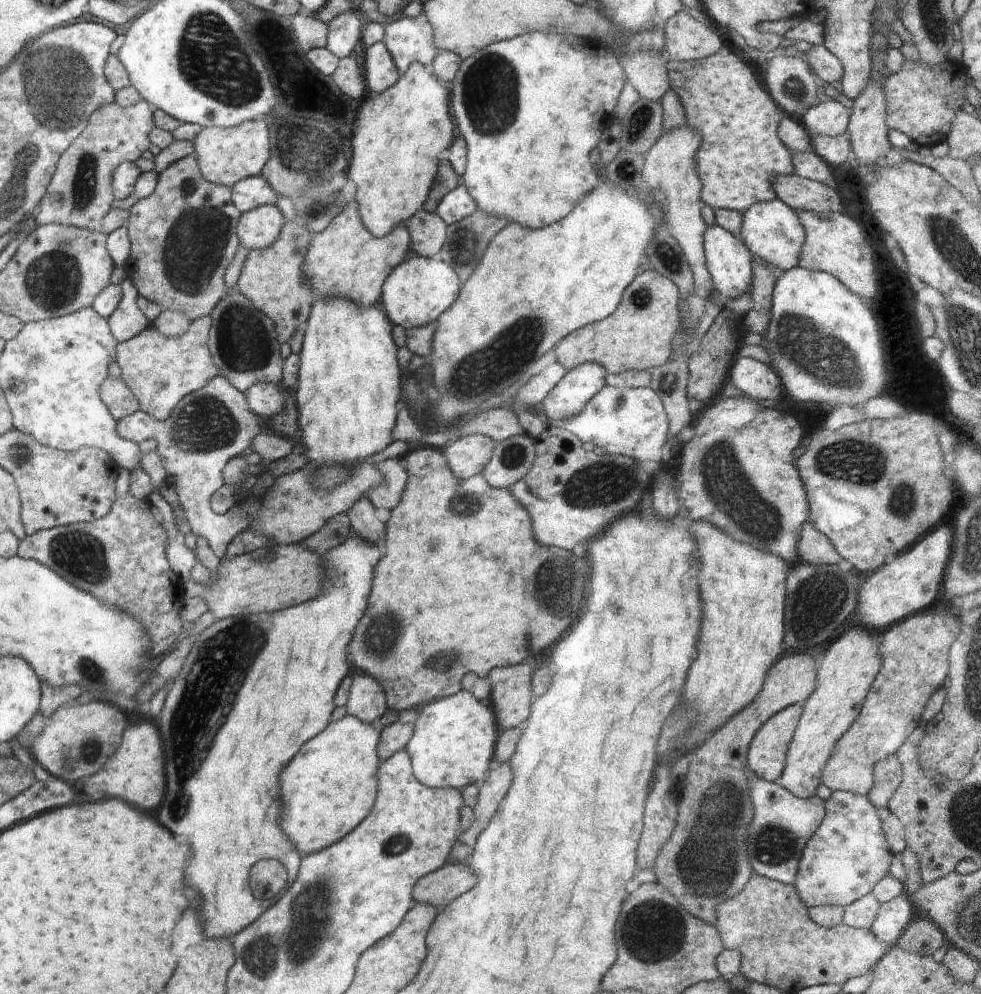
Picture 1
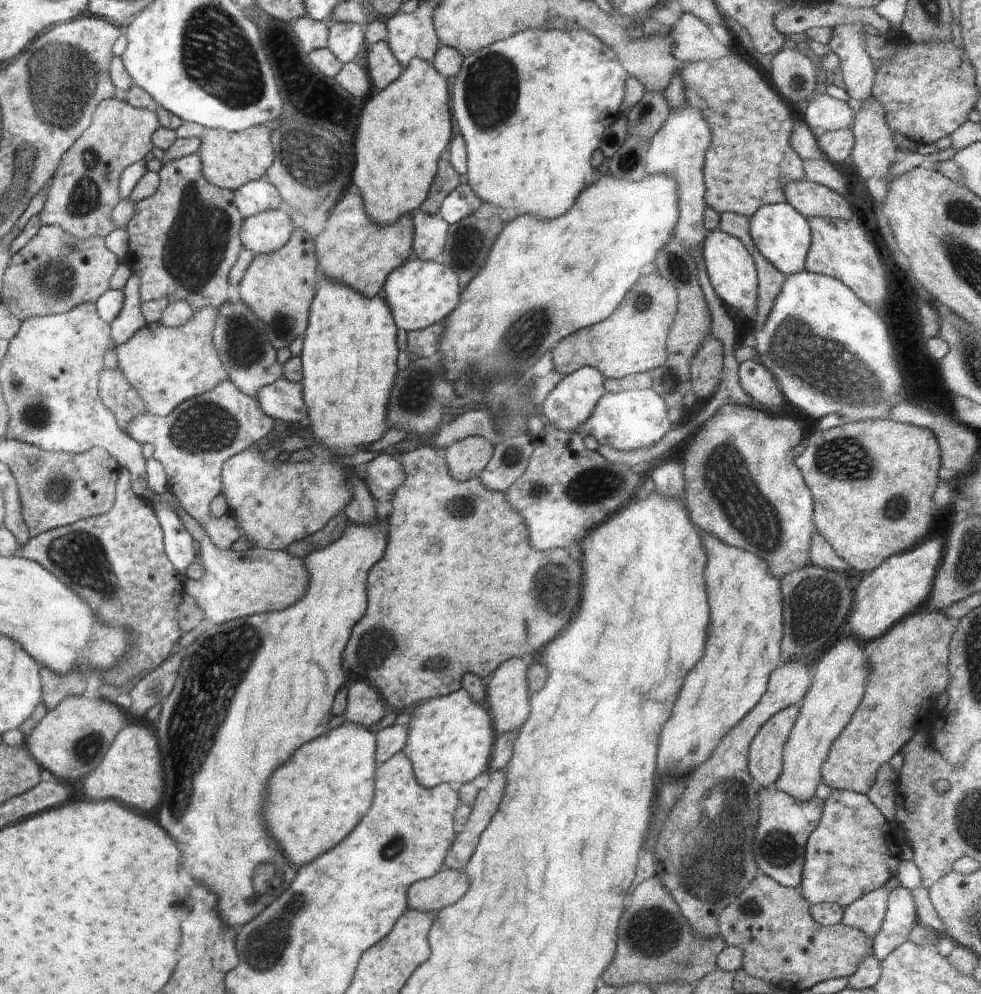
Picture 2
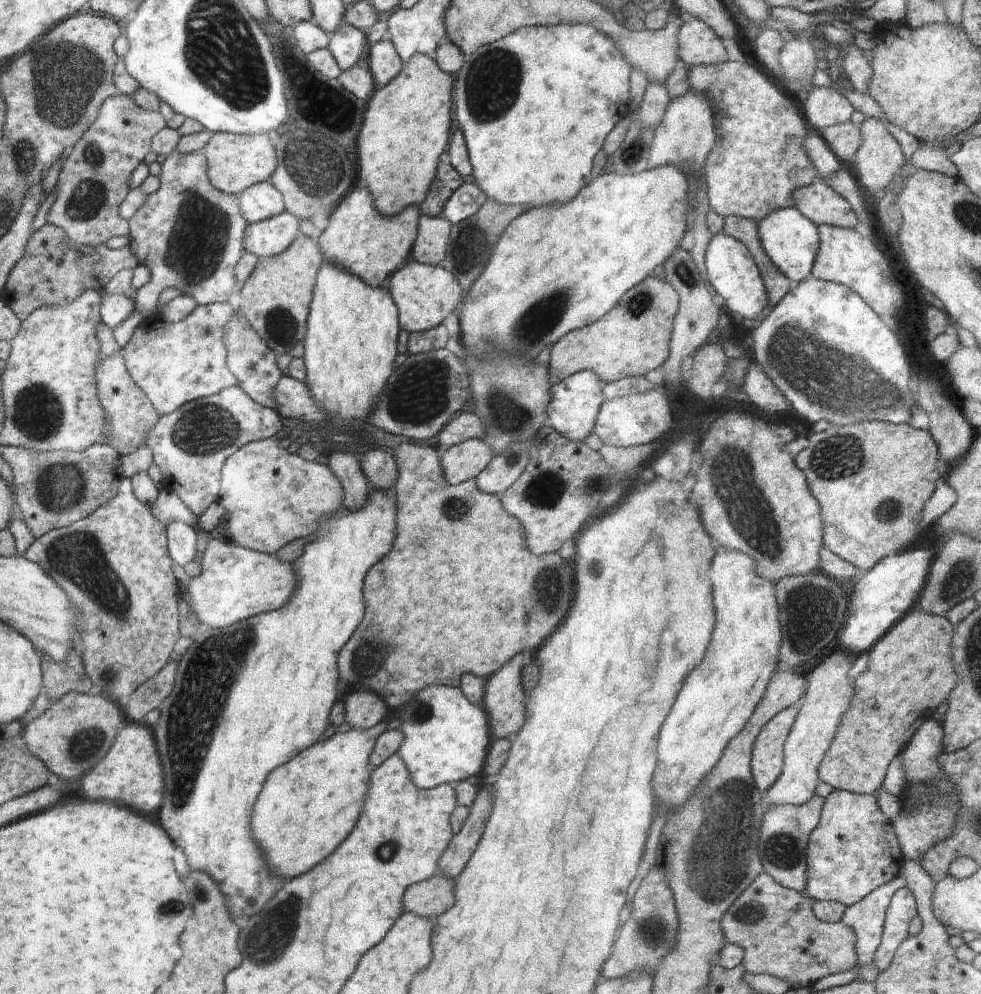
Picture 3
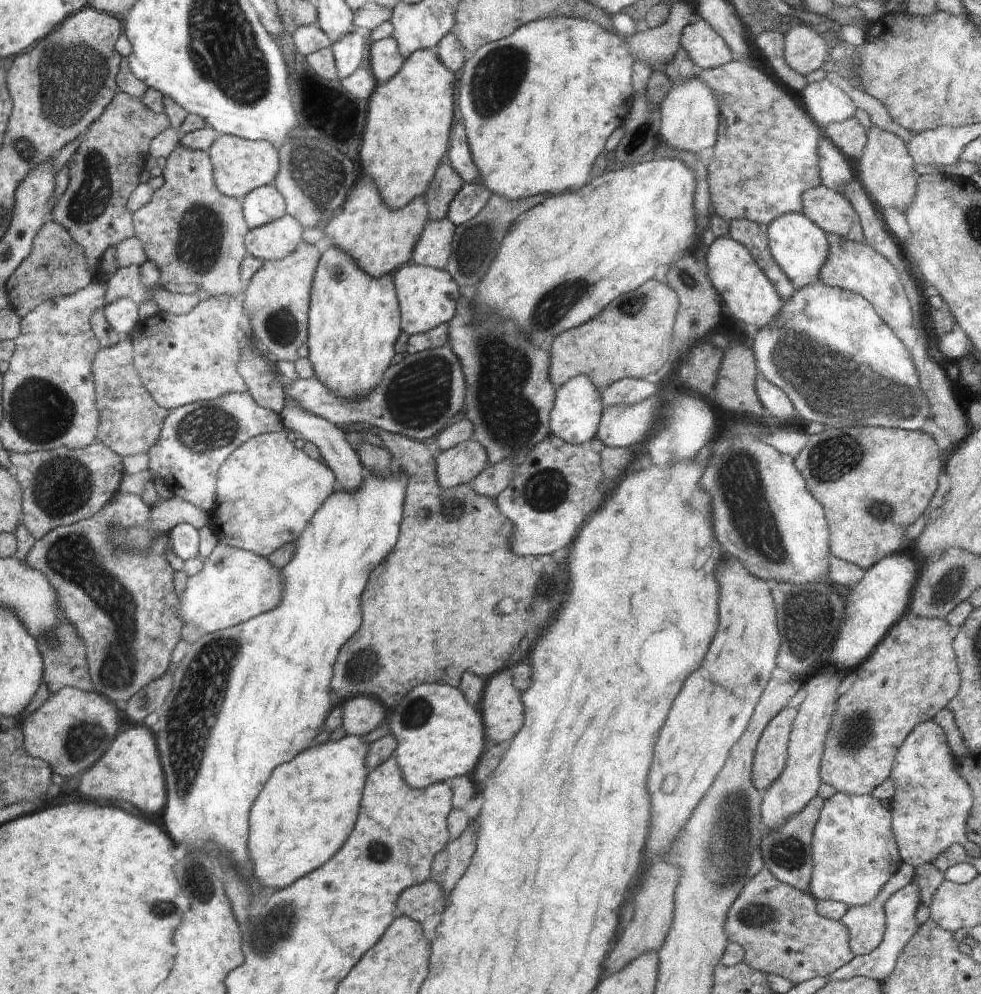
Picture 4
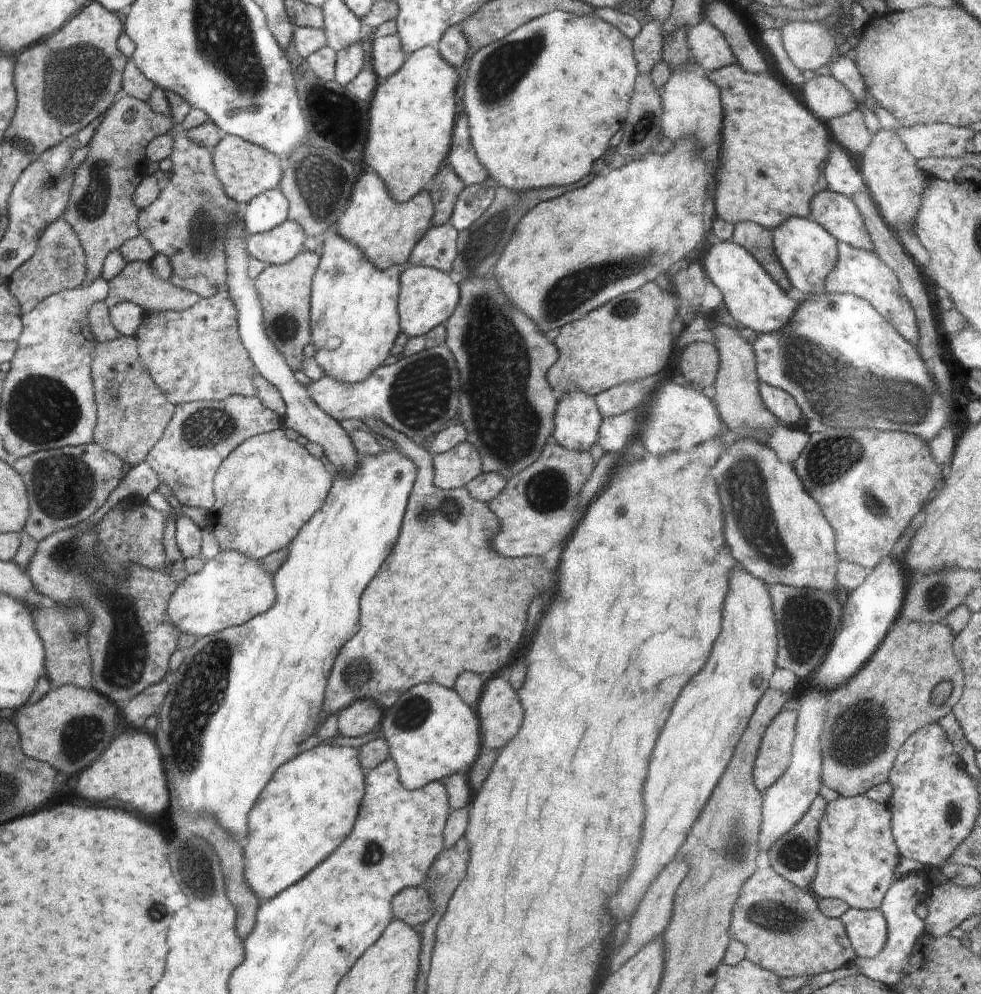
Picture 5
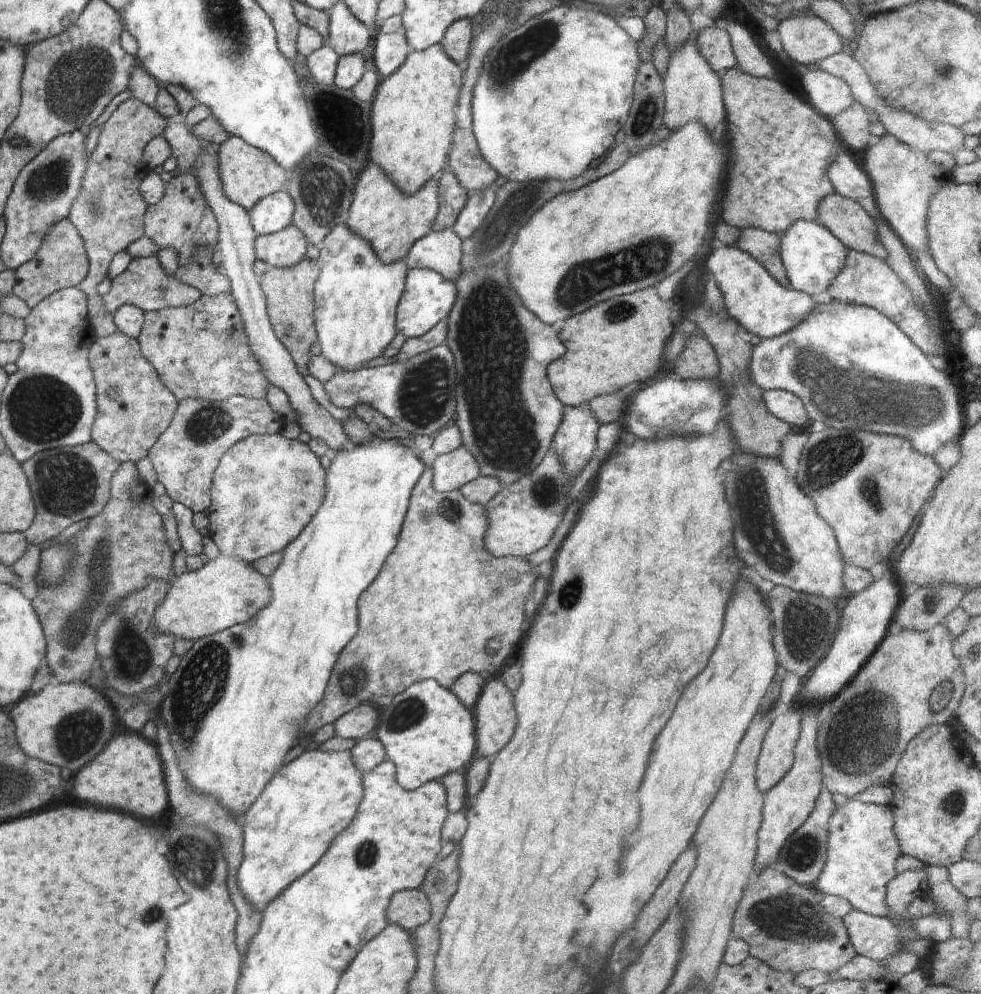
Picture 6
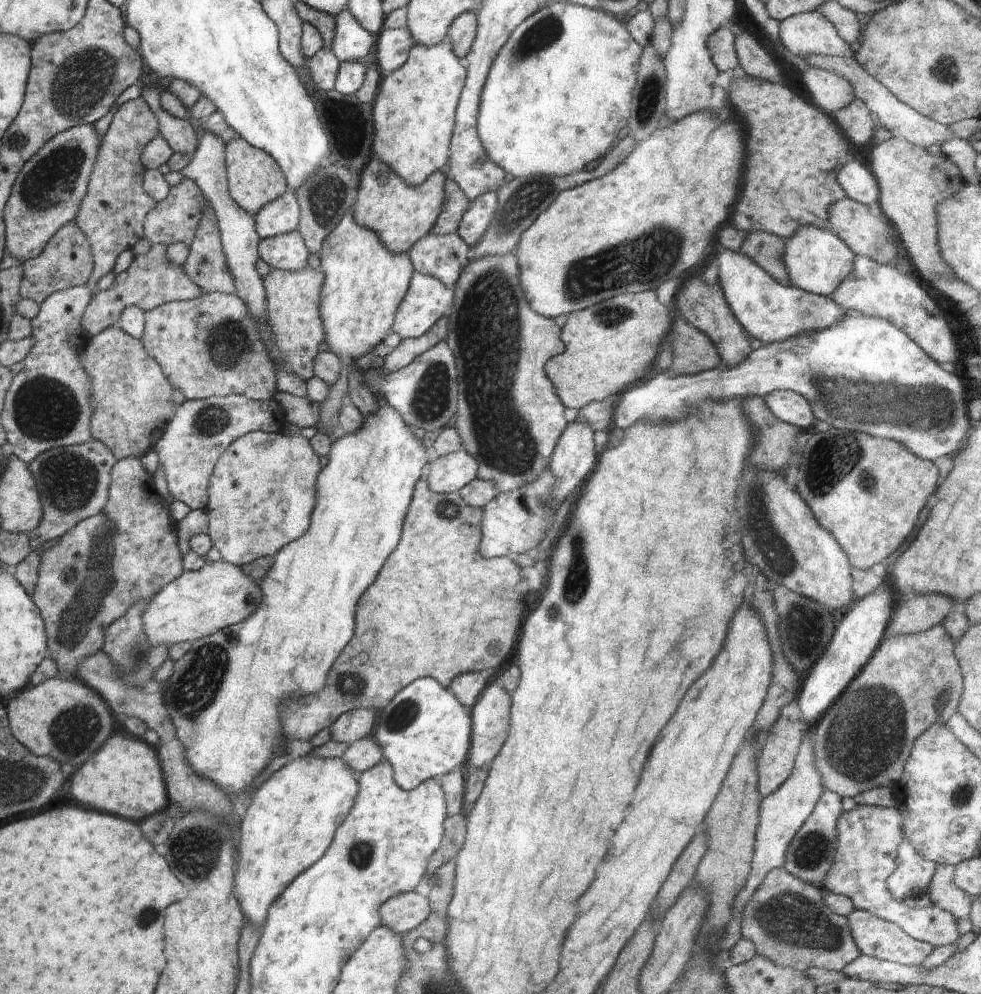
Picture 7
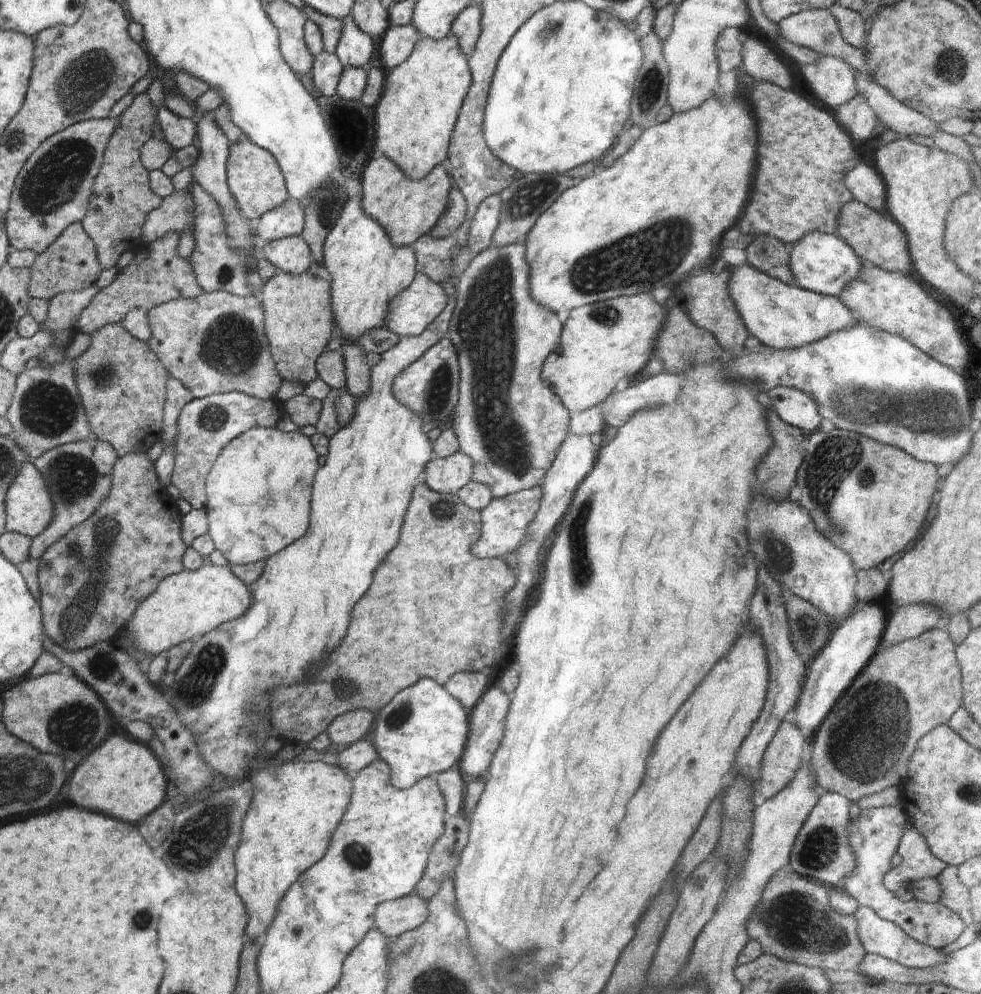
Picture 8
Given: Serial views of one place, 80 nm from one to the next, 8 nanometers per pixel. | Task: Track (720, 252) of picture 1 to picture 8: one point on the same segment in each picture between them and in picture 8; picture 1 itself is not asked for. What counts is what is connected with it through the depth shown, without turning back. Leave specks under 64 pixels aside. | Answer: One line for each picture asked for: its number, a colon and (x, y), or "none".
2: (731, 270)
3: (731, 269)
4: (746, 294)
5: (750, 296)
6: (752, 297)
7: (770, 311)
8: (781, 316)

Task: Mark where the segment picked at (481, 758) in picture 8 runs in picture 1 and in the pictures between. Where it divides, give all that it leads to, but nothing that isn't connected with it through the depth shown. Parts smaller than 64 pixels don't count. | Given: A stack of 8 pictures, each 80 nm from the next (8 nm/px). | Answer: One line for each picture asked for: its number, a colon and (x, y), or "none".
1: (512, 695)
2: (508, 696)
3: (505, 699)
4: (503, 709)
5: (499, 706)
6: (496, 718)
7: (491, 712)

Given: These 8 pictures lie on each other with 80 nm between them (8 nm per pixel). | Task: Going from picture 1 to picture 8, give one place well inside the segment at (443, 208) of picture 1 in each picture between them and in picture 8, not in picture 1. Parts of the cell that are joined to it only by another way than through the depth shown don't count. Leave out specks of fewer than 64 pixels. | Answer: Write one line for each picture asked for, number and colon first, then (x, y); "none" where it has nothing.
2: (462, 201)
3: (467, 198)
4: (471, 198)
5: (474, 199)
6: (478, 203)
7: (475, 220)
8: (481, 230)

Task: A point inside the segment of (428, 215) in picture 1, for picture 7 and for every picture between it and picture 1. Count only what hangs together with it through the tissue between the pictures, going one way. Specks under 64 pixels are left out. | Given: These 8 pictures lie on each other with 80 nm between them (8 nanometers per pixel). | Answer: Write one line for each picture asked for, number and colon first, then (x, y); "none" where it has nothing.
2: (431, 232)
3: (432, 242)
4: (434, 248)
5: (438, 248)
6: (441, 251)
7: (446, 256)

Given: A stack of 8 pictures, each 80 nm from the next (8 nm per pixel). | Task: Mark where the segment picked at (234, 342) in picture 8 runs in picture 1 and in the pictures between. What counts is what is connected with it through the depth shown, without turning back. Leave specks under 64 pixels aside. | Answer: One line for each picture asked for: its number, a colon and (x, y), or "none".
1: (161, 371)
2: (167, 366)
3: (174, 363)
4: (182, 359)
5: (195, 355)
6: (200, 351)
7: (210, 346)

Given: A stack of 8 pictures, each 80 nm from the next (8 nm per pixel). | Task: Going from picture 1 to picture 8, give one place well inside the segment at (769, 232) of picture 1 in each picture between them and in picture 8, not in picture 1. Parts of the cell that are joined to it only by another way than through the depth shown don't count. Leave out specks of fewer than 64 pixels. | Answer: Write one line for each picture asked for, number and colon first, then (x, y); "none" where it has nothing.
2: (779, 232)
3: (790, 240)
4: (799, 247)
5: (807, 252)
6: (812, 256)
7: (816, 259)
8: (822, 262)

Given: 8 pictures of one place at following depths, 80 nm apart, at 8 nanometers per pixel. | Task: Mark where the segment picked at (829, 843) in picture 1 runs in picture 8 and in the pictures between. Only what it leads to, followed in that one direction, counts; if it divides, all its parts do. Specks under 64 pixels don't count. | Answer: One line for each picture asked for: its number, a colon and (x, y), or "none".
2: (854, 850)
3: (854, 849)
4: (854, 850)
5: (857, 861)
6: (862, 849)
7: (868, 837)
8: (874, 835)

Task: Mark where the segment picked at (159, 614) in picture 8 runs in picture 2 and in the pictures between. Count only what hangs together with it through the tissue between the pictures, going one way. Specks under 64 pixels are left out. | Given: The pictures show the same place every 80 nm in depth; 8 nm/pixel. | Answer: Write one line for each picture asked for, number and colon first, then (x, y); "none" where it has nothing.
2: (236, 583)
3: (236, 582)
4: (234, 584)
5: (231, 588)
6: (228, 591)
7: (199, 603)

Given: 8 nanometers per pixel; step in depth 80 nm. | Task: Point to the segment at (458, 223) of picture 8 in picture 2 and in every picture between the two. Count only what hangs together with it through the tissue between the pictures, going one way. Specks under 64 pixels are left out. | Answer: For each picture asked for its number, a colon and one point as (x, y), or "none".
2: (448, 178)
3: (448, 179)
4: (447, 182)
5: (447, 185)
6: (452, 195)
7: (456, 203)

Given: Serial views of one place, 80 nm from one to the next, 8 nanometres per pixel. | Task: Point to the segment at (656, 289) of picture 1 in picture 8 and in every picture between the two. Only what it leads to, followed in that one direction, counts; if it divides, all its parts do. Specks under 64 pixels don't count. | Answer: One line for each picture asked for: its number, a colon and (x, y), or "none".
2: (633, 340)
3: (633, 338)
4: (634, 337)
5: (629, 339)
6: (621, 341)
7: (610, 345)
8: (600, 344)

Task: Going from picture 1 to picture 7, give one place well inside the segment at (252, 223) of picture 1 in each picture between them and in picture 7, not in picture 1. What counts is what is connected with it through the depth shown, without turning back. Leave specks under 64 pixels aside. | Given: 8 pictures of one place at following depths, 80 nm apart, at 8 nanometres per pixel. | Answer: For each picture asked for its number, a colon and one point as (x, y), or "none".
2: (265, 232)
3: (272, 236)
4: (276, 240)
5: (277, 246)
6: (287, 247)
7: (289, 251)

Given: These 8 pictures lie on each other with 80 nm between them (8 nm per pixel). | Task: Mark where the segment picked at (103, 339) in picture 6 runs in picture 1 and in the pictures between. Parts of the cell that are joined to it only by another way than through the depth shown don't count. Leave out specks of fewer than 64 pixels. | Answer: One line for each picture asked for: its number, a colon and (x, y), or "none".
1: (116, 394)
2: (116, 392)
3: (132, 414)
4: (131, 420)
5: (132, 412)

